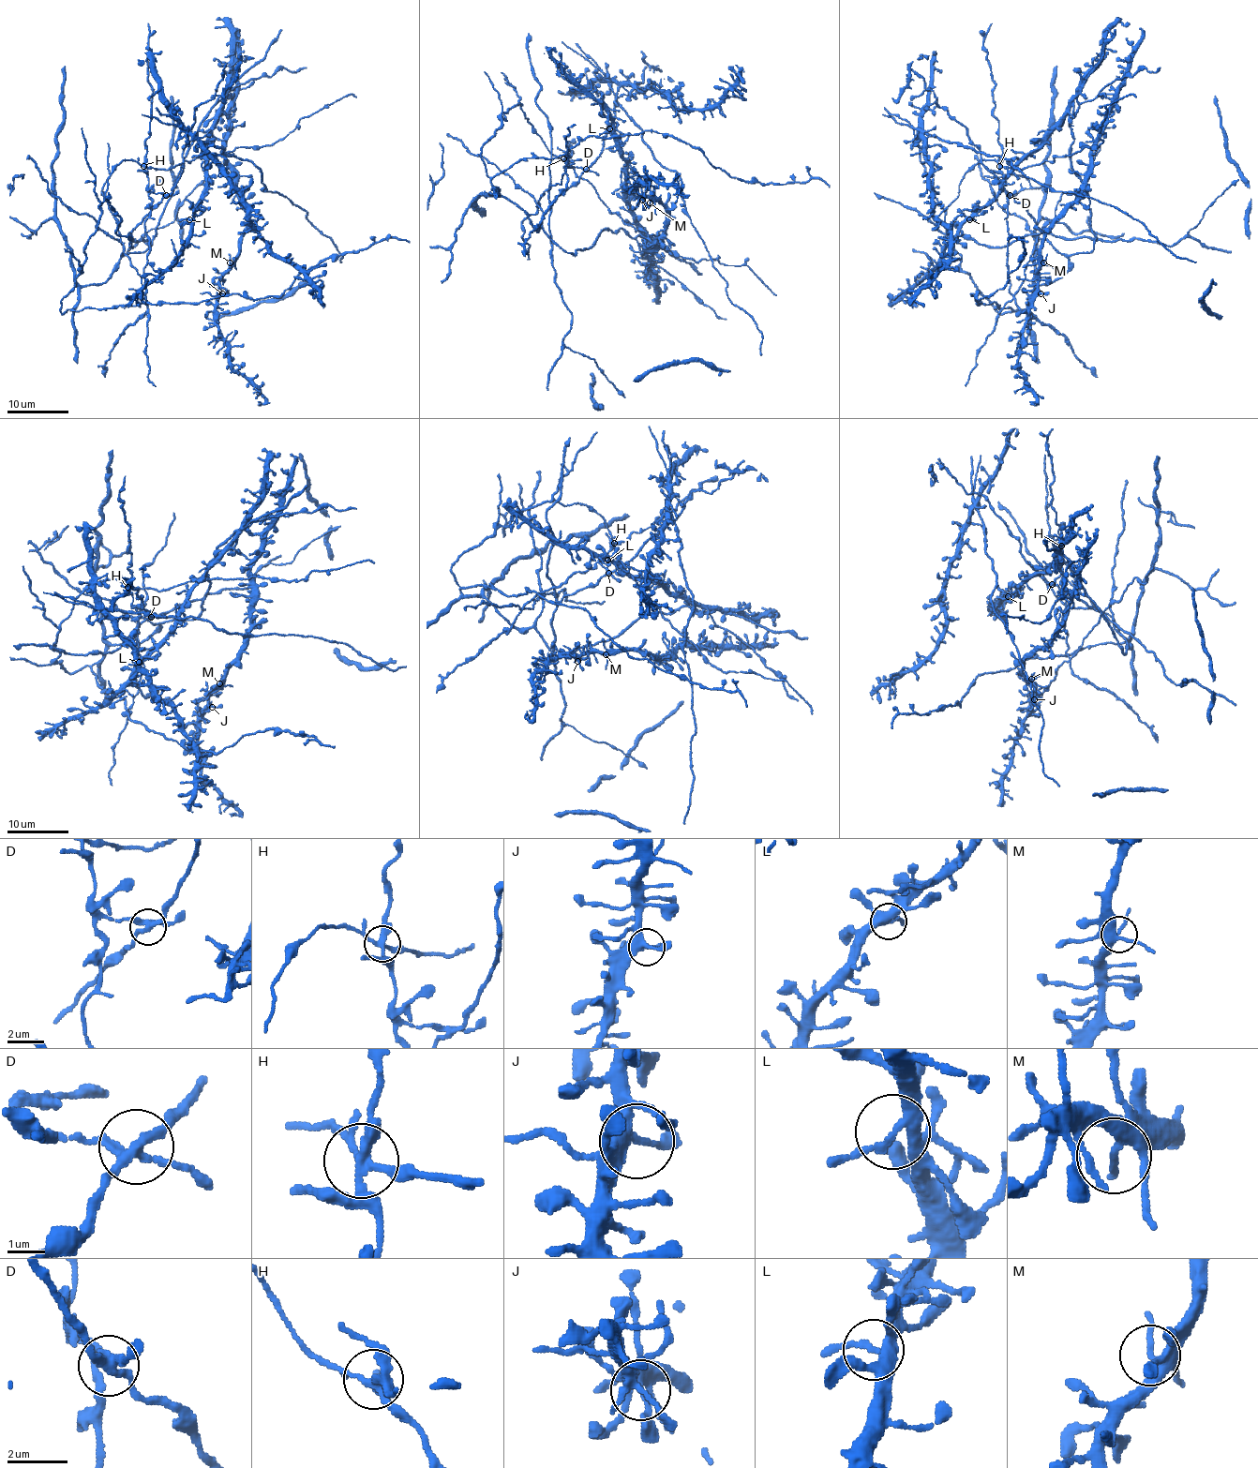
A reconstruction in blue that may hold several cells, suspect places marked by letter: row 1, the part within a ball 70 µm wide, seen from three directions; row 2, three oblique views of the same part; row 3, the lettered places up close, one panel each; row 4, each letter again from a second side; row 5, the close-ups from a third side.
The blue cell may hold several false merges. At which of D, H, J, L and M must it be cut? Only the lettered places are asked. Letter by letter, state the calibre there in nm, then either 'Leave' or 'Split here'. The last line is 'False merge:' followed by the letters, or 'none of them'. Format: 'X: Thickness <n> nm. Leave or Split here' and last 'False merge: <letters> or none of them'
D: Thickness 280 nm. Split here
H: Thickness 240 nm. Split here
J: Thickness 320 nm. Leave
L: Thickness 240 nm. Leave
M: Thickness 240 nm. Leave
False merge: D, H

